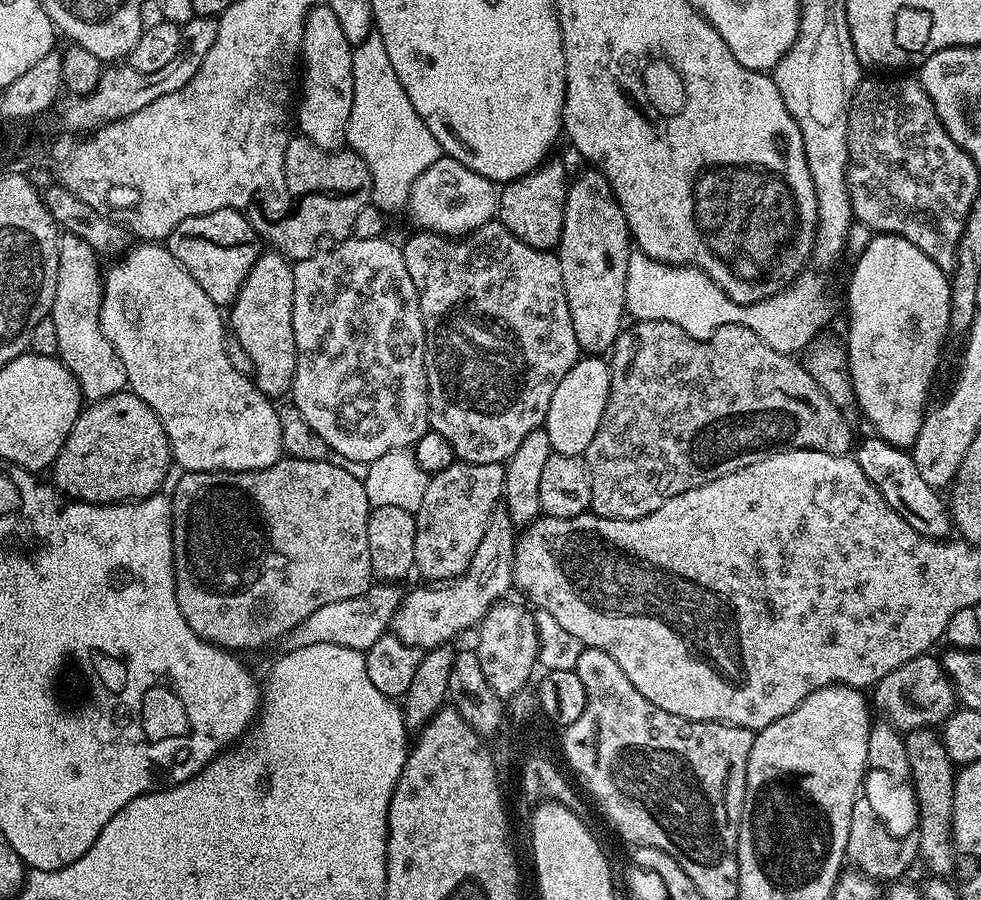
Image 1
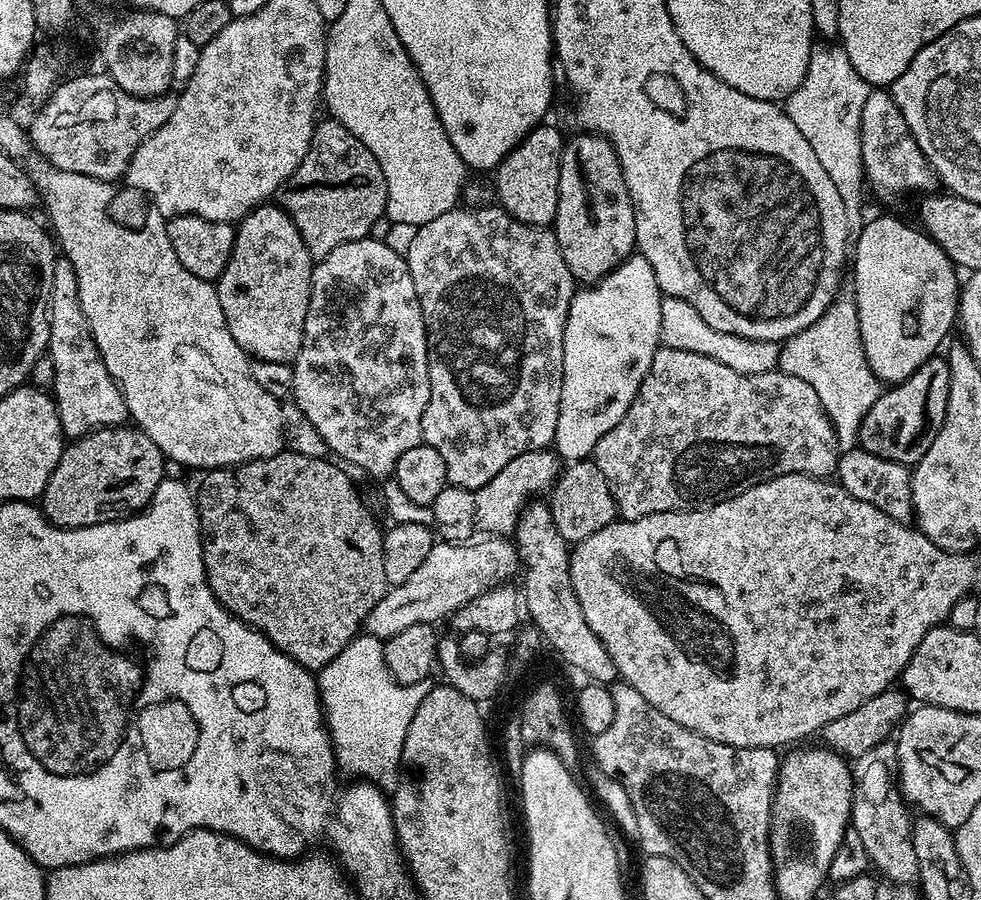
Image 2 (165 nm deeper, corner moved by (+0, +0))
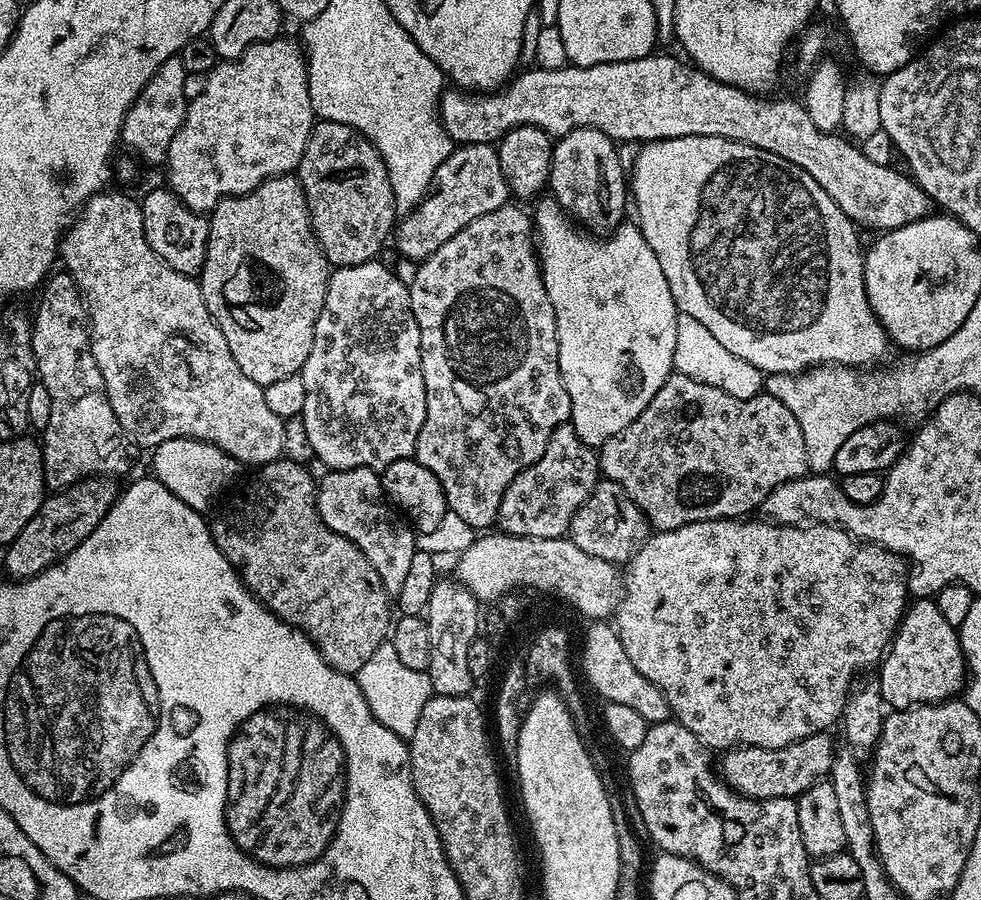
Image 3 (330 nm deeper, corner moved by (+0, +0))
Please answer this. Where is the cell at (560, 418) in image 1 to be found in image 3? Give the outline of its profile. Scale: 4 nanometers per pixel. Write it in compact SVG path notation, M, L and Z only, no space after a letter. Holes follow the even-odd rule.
M541 199L539 201L541 204L537 206L536 212L534 211L534 236L538 241L540 270L544 278L546 294L550 298L550 306L554 306L554 318L558 330L558 362L562 382L566 386L566 394L570 394L570 410L572 411L570 422L574 426L578 438L582 438L582 442L586 442L591 448L599 449L600 445L610 438L614 438L614 434L626 430L626 426L630 426L630 422L634 422L634 418L638 418L638 414L642 414L642 410L646 410L646 406L650 406L650 398L654 398L654 394L658 394L658 390L662 390L666 378L673 375L674 341L678 335L678 309L674 302L674 294L670 294L666 274L662 274L661 264L658 262L658 258L654 258L654 250L650 250L646 238L640 233L640 229L635 223L625 222L615 232L601 238L587 230L581 230L574 223L572 217L567 215L564 209L556 203L555 199L547 199Z

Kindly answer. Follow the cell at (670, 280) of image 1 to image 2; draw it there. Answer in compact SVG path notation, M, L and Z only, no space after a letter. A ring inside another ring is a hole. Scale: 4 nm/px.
M664 296L662 299L660 339L663 347L690 350L694 354L714 358L714 362L722 362L722 366L730 366L730 370L738 370L738 374L743 376L777 371L780 362L780 344L777 341L738 338L734 334L714 330L714 326L702 322L702 314L698 314L690 302L673 296Z

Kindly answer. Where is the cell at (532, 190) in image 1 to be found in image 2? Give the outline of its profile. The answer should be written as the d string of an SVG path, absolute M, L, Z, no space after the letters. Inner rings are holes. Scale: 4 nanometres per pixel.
M541 122L502 158L502 162L494 169L496 175L496 188L494 184L494 196L498 199L499 207L505 208L511 216L520 224L528 224L531 228L546 228L556 223L556 211L558 210L558 186L560 185L560 167L562 166L562 154L566 143L563 136L554 125L549 122Z

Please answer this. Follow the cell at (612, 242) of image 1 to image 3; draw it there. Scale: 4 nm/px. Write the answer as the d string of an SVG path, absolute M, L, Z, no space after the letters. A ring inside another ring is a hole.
M579 128L553 143L548 188L556 203L581 229L611 234L625 223L624 207L630 204L626 169L620 162L617 141L598 130Z

